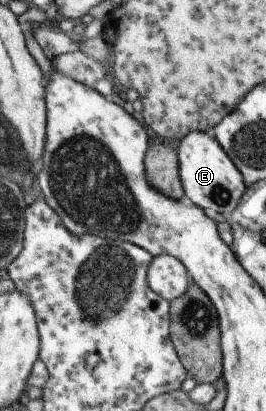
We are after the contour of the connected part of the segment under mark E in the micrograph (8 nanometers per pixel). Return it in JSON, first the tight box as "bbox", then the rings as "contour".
{"bbox":[175,132,246,216],"contour":[[[189,132],[179,140],[175,152],[184,200],[219,215],[227,216],[231,213],[244,194],[246,186],[238,169],[230,162],[220,145],[204,132]]]}

